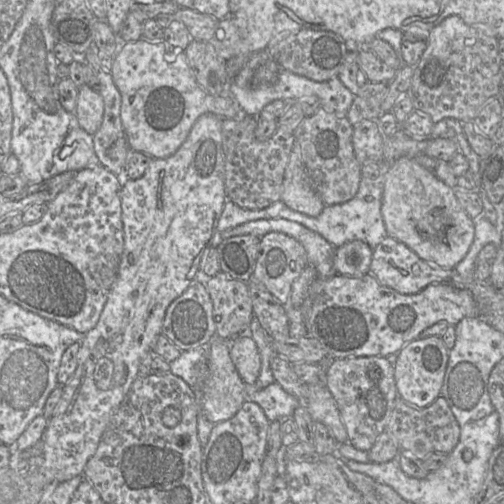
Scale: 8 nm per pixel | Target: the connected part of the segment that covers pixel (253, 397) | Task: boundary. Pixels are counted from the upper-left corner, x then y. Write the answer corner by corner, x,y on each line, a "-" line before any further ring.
276,381
263,389
248,387
247,401
257,403
269,422
292,418
300,401
287,393

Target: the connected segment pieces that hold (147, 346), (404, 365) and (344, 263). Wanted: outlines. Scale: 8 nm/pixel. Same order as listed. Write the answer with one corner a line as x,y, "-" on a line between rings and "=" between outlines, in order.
206,113
200,116
194,123
187,139
181,147
171,156
163,159
151,160
149,167
141,178
129,179
121,189
121,211
123,223
124,247
115,283
108,295
105,306
100,318
90,331
88,331
80,342
78,352
78,364
73,376
63,386
63,394
60,402
56,406
52,416
49,418
48,425
40,441
32,448
20,452
21,459
29,460
31,456
41,456
44,460
44,468
50,470
54,475
54,483
67,481
75,476
82,475
88,460
94,455
100,440
107,429
110,420
117,411
125,396
127,395
132,383
139,375
139,365
145,355
152,351
156,338
162,333
162,325
166,310
171,302
183,294
190,286
196,273
199,270
199,263
203,254
213,247
213,241
218,232
217,226
224,204
227,200
225,193
225,166
224,154
222,151
221,123
223,119
218,116
=
440,336
416,338
408,342
397,354
394,380
398,396
417,408
430,405
440,396
449,359
449,350
=
354,240
336,248
333,258
337,274
359,277
370,273
373,249
365,242

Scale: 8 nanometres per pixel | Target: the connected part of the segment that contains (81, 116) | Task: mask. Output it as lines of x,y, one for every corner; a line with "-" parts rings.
85,84
81,85
78,88
74,113
81,128
94,135
102,124
104,114
104,101
100,93

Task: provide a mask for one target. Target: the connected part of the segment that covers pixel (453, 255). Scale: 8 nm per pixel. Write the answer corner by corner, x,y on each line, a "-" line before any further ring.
400,157
386,165
381,214
388,237
404,243
426,262
445,269
454,269
467,255
474,240
474,221
461,207
454,189
441,181
434,172
421,166
415,157

